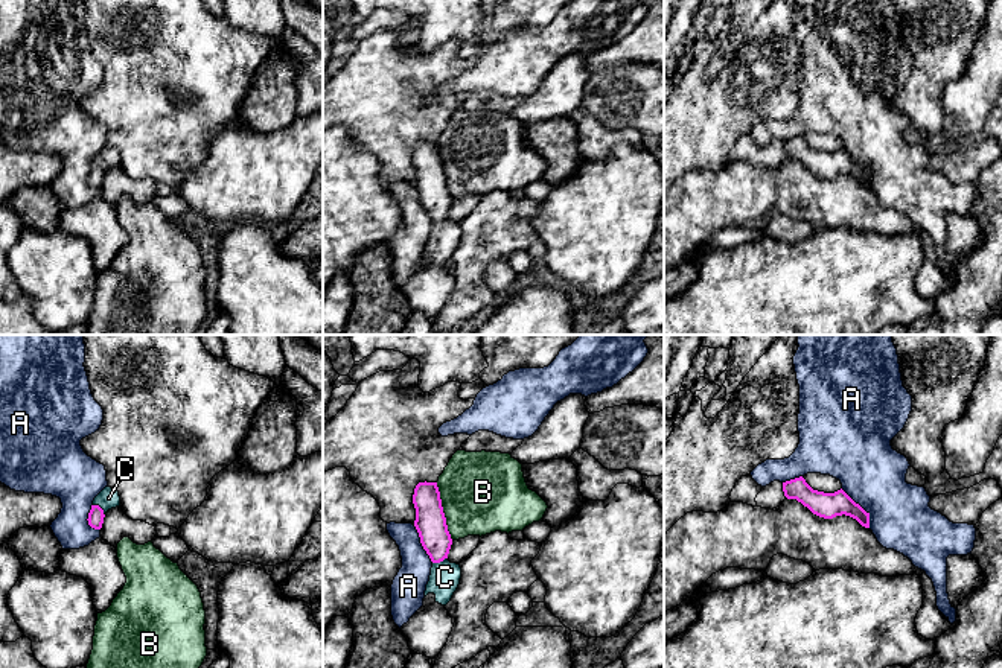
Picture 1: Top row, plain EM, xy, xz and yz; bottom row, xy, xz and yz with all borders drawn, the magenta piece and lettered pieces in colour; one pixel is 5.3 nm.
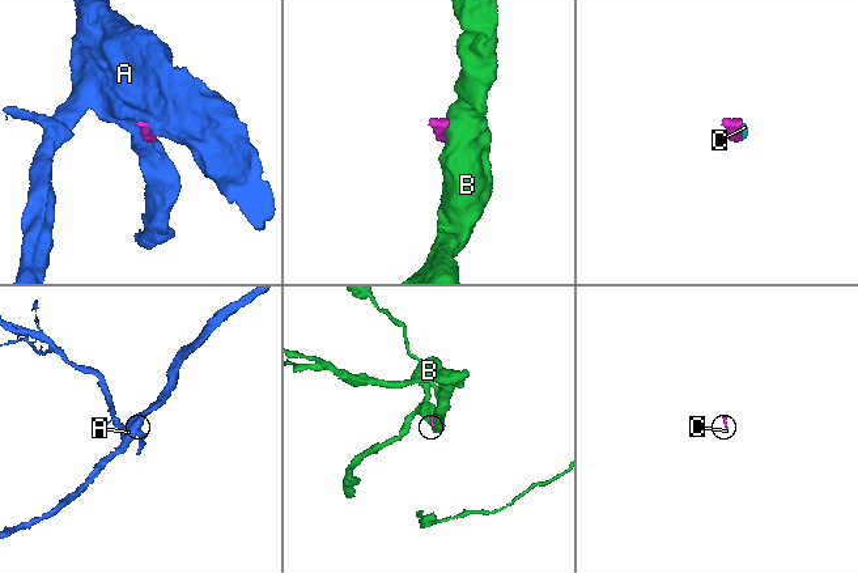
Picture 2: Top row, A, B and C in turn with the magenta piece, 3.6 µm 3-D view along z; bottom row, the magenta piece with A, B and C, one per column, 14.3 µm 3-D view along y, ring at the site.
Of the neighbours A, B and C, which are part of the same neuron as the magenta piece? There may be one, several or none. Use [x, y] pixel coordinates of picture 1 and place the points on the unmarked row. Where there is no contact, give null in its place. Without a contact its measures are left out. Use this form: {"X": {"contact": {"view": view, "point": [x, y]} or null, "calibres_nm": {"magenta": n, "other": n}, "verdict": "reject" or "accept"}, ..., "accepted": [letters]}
{"A": {"contact": {"view": "yz", "point": [861, 166]}, "calibres_nm": {"magenta": 140, "other": 340}, "verdict": "reject"}, "B": {"contact": {"view": "xz", "point": [442, 171]}, "calibres_nm": {"magenta": 160, "other": 440}, "verdict": "reject"}, "C": {"contact": {"view": "xy", "point": [101, 168]}, "calibres_nm": {"magenta": 80, "other": 110}, "verdict": "accept"}, "accepted": ["C"]}

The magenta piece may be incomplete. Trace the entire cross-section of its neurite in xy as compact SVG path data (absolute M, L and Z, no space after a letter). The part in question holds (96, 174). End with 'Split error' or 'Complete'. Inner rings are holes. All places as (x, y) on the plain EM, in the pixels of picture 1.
M105 146L93 160L93 164L87 178L88 184L94 189L101 189L107 170L119 164L120 164L119 151L111 146Z. Split error

